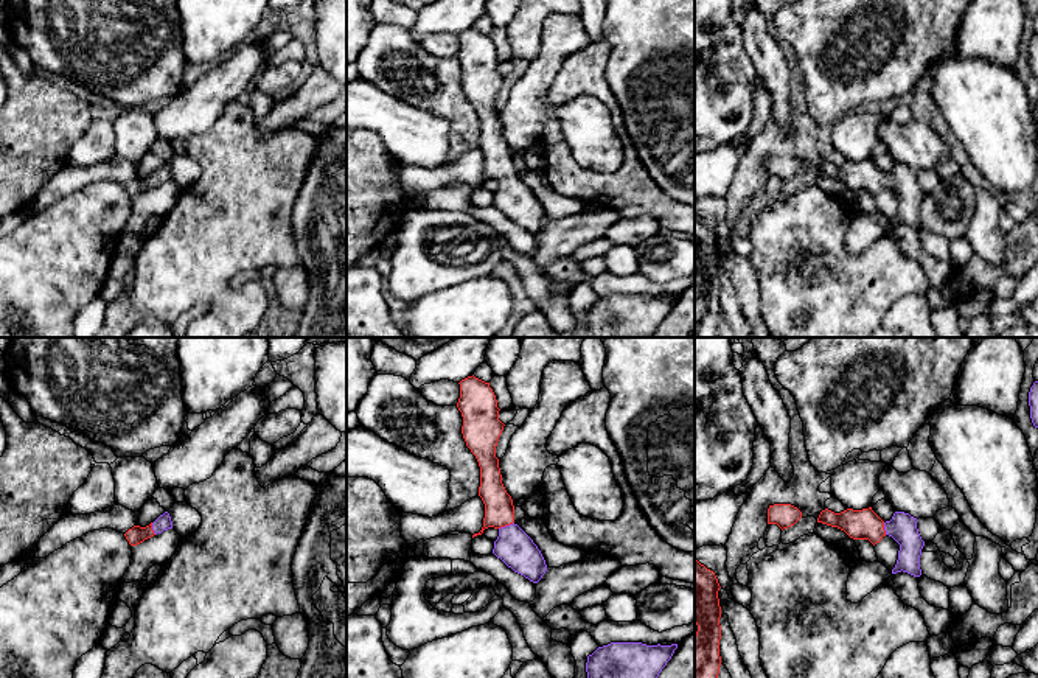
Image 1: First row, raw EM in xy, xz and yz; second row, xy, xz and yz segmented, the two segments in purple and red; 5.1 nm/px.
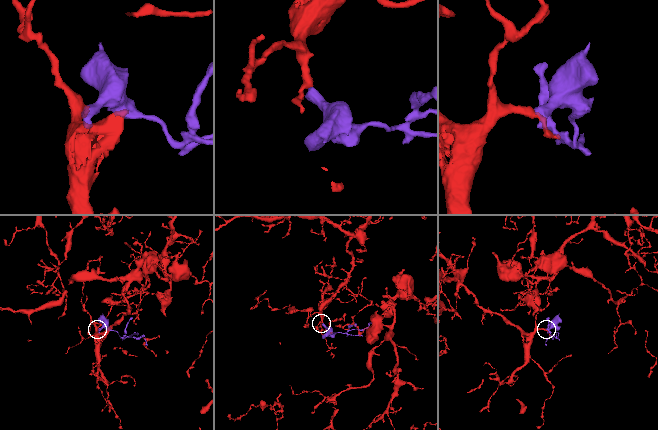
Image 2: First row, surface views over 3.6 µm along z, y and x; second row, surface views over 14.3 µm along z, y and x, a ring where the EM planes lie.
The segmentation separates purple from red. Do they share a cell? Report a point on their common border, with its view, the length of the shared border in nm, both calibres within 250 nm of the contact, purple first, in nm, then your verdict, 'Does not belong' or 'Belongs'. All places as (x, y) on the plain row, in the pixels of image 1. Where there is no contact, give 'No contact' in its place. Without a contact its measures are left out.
Touches purple at xz (505, 178). Shared border 90 nm. Thickness 190 nm (purple) against 160 nm. Belongs

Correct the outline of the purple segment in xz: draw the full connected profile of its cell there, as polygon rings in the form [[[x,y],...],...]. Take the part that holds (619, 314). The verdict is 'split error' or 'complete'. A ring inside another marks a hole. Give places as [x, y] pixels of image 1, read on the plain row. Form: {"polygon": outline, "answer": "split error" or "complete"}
{"polygon": [[[611,294],[587,308],[589,337],[653,337],[677,295]]], "answer": "complete"}

